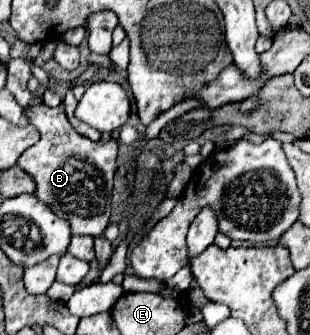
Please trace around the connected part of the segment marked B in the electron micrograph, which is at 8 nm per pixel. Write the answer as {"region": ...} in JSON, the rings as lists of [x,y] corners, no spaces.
{"region":[[[45,103],[33,105],[27,111],[31,123],[39,129],[41,139],[39,145],[29,147],[21,157],[19,157],[19,167],[25,169],[29,175],[33,175],[37,183],[35,195],[45,201],[57,215],[65,217],[71,223],[71,235],[91,235],[91,237],[103,237],[109,219],[111,219],[111,191],[113,191],[113,175],[115,175],[115,159],[117,159],[117,141],[107,141],[107,143],[93,143],[87,137],[79,135],[67,115],[65,109],[57,107],[51,109]]]}

